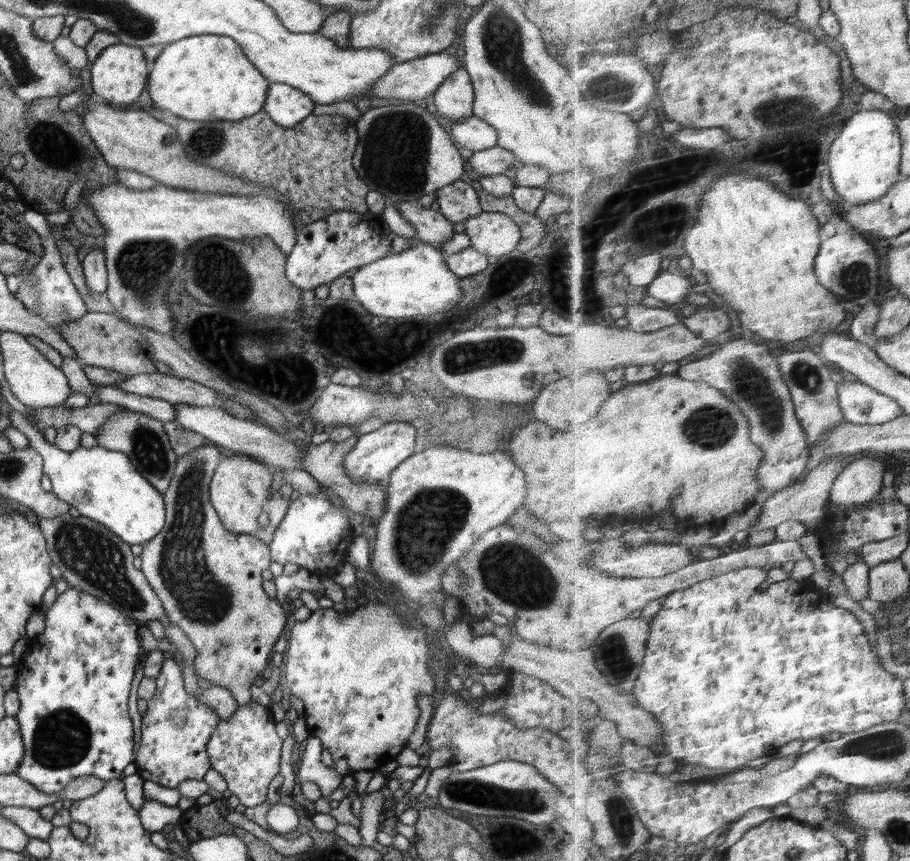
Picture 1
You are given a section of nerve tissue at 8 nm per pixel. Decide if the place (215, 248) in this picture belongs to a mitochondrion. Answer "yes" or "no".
no

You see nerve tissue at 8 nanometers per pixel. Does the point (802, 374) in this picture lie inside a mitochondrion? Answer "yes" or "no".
yes

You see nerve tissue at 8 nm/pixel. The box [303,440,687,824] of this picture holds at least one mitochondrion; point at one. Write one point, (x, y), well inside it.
(427, 525)

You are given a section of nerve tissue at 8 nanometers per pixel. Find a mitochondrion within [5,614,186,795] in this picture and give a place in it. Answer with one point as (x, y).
(61, 739)

